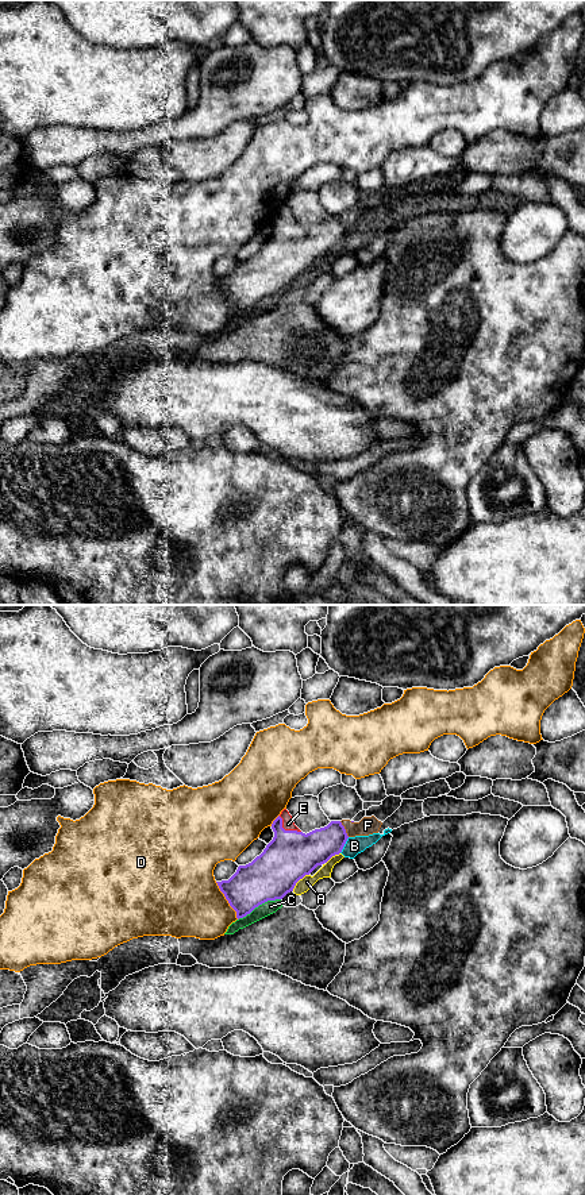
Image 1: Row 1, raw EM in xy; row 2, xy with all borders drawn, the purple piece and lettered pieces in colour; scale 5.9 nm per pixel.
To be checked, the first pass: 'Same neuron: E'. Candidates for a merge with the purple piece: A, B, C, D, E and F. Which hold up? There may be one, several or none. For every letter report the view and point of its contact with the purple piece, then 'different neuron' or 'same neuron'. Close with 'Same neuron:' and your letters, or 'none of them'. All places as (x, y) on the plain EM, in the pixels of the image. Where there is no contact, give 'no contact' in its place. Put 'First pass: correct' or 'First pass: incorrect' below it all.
A: contact xy (299, 274); different neuron
B: contact xy (343, 241); different neuron
C: contact xy (258, 300); different neuron
D: contact xy (227, 295); different neuron
E: contact xy (287, 226); same neuron
F: contact xy (345, 224); different neuron
Same neuron: E
First pass: correct

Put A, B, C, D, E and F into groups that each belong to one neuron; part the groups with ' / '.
A B C F / D / E

